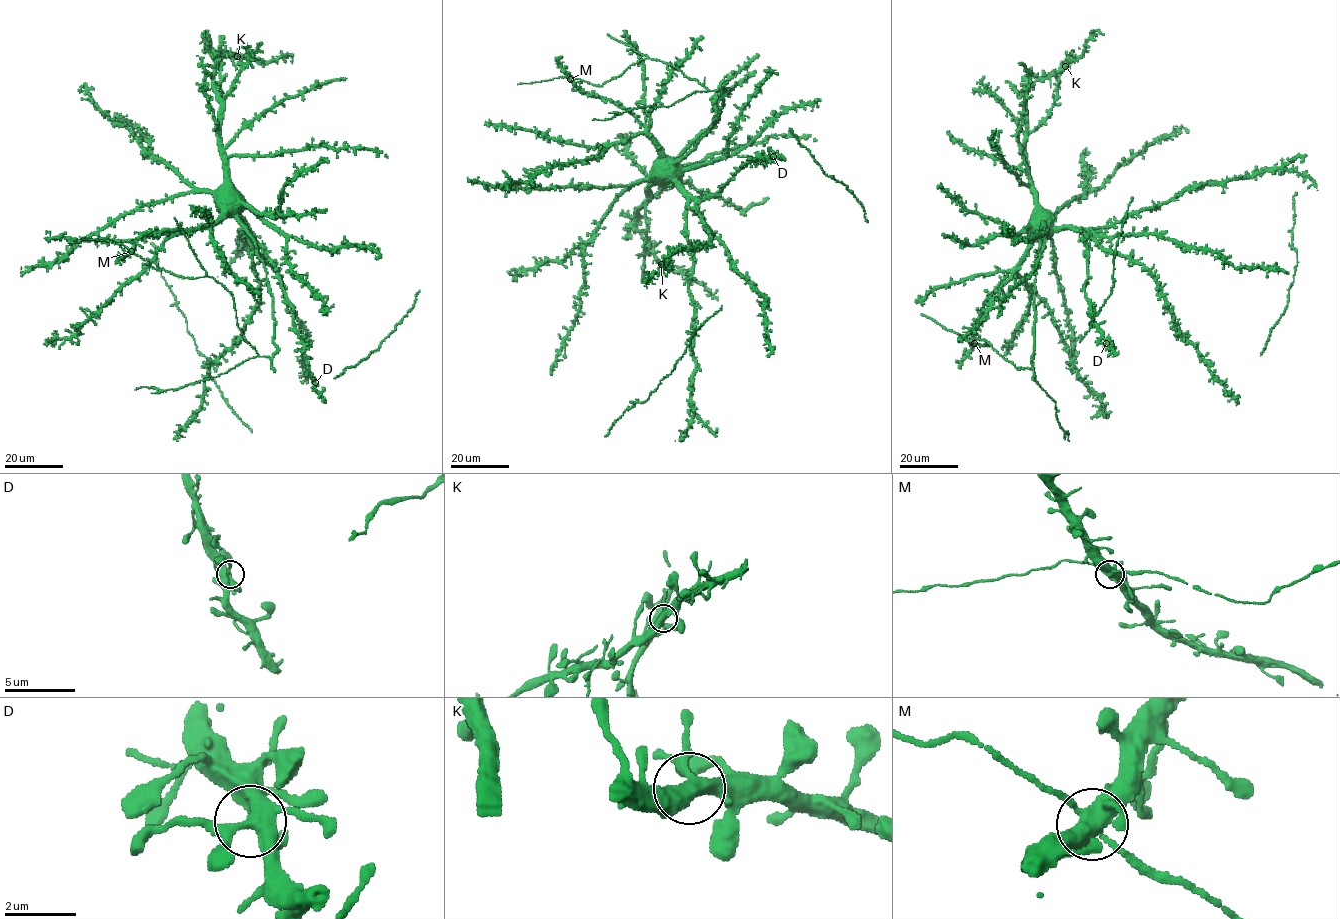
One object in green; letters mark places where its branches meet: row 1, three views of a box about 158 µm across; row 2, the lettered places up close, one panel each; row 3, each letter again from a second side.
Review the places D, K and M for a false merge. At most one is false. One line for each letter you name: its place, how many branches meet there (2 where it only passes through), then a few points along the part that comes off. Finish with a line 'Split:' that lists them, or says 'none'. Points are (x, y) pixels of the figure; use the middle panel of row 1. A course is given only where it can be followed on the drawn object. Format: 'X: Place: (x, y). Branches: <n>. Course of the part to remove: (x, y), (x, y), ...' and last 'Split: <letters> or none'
Split: none

